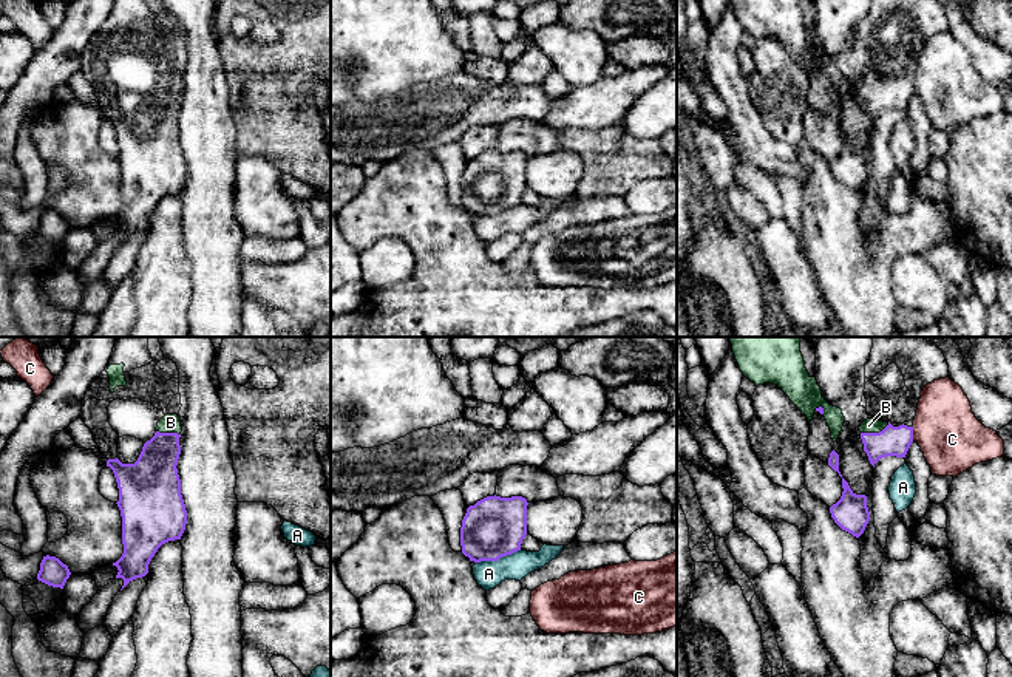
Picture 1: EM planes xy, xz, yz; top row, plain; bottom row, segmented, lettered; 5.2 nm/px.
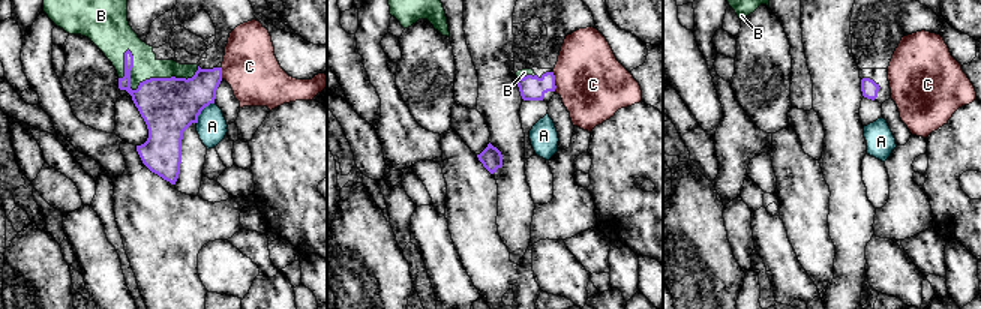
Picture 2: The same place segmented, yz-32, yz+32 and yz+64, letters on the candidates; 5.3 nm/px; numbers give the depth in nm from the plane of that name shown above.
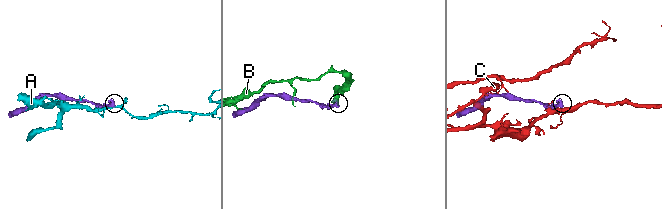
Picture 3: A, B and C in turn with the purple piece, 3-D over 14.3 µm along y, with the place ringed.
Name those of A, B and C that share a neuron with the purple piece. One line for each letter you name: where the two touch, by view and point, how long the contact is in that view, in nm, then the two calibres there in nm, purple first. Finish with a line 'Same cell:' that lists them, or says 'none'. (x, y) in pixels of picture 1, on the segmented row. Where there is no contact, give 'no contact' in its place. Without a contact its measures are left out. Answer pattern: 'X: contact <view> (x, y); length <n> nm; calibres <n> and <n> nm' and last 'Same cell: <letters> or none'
B: contact yz (875, 433); length 160 nm; calibres 160 and 70 nm
Same cell: B

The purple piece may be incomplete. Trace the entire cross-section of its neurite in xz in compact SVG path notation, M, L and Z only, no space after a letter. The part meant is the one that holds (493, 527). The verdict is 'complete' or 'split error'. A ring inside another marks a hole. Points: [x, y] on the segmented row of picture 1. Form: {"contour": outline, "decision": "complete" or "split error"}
{"contour": "M487 496L467 509L460 527L462 553L470 561L498 561L521 550L527 535L527 499Z", "decision": "complete"}

